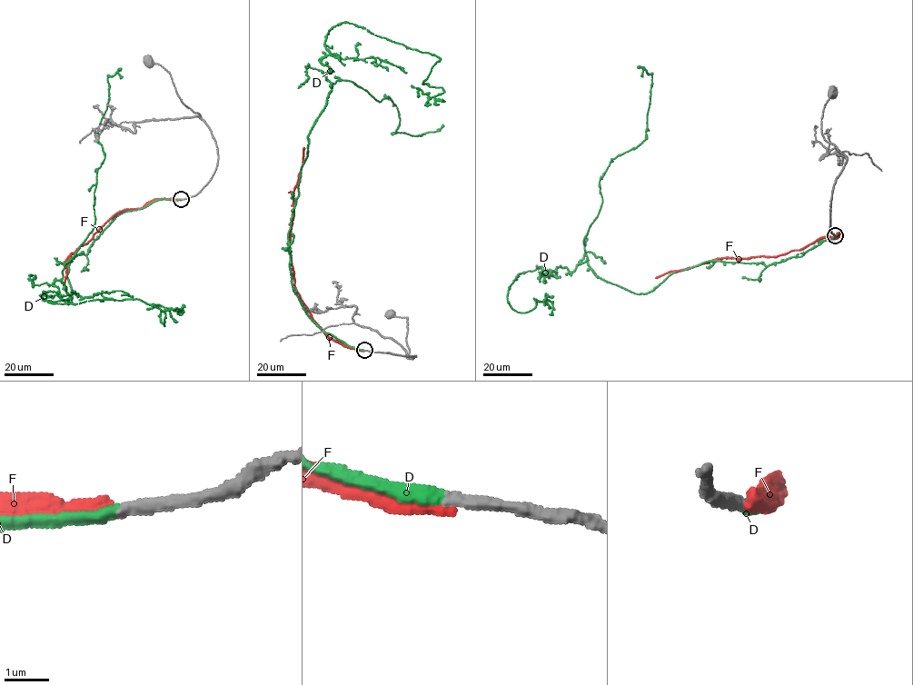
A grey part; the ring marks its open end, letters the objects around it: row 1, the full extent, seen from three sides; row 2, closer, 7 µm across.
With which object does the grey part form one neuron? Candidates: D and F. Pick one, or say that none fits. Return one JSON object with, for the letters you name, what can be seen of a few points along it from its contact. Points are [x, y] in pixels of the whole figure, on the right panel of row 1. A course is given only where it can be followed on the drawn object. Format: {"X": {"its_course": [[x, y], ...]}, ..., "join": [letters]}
{"D": {"its_course": [[835, 235], [644, 293], [587, 262], [540, 266], [507, 302], [545, 297]]}, "join": ["D"]}

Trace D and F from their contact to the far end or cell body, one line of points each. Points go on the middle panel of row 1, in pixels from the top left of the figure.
D: (363, 350), (310, 317), (290, 266), (327, 34), (352, 23), (441, 59), (423, 84), (444, 92), (411, 85)
F: (364, 351), (345, 347), (326, 334), (313, 319), (294, 285), (290, 235), (292, 194), (304, 147)

